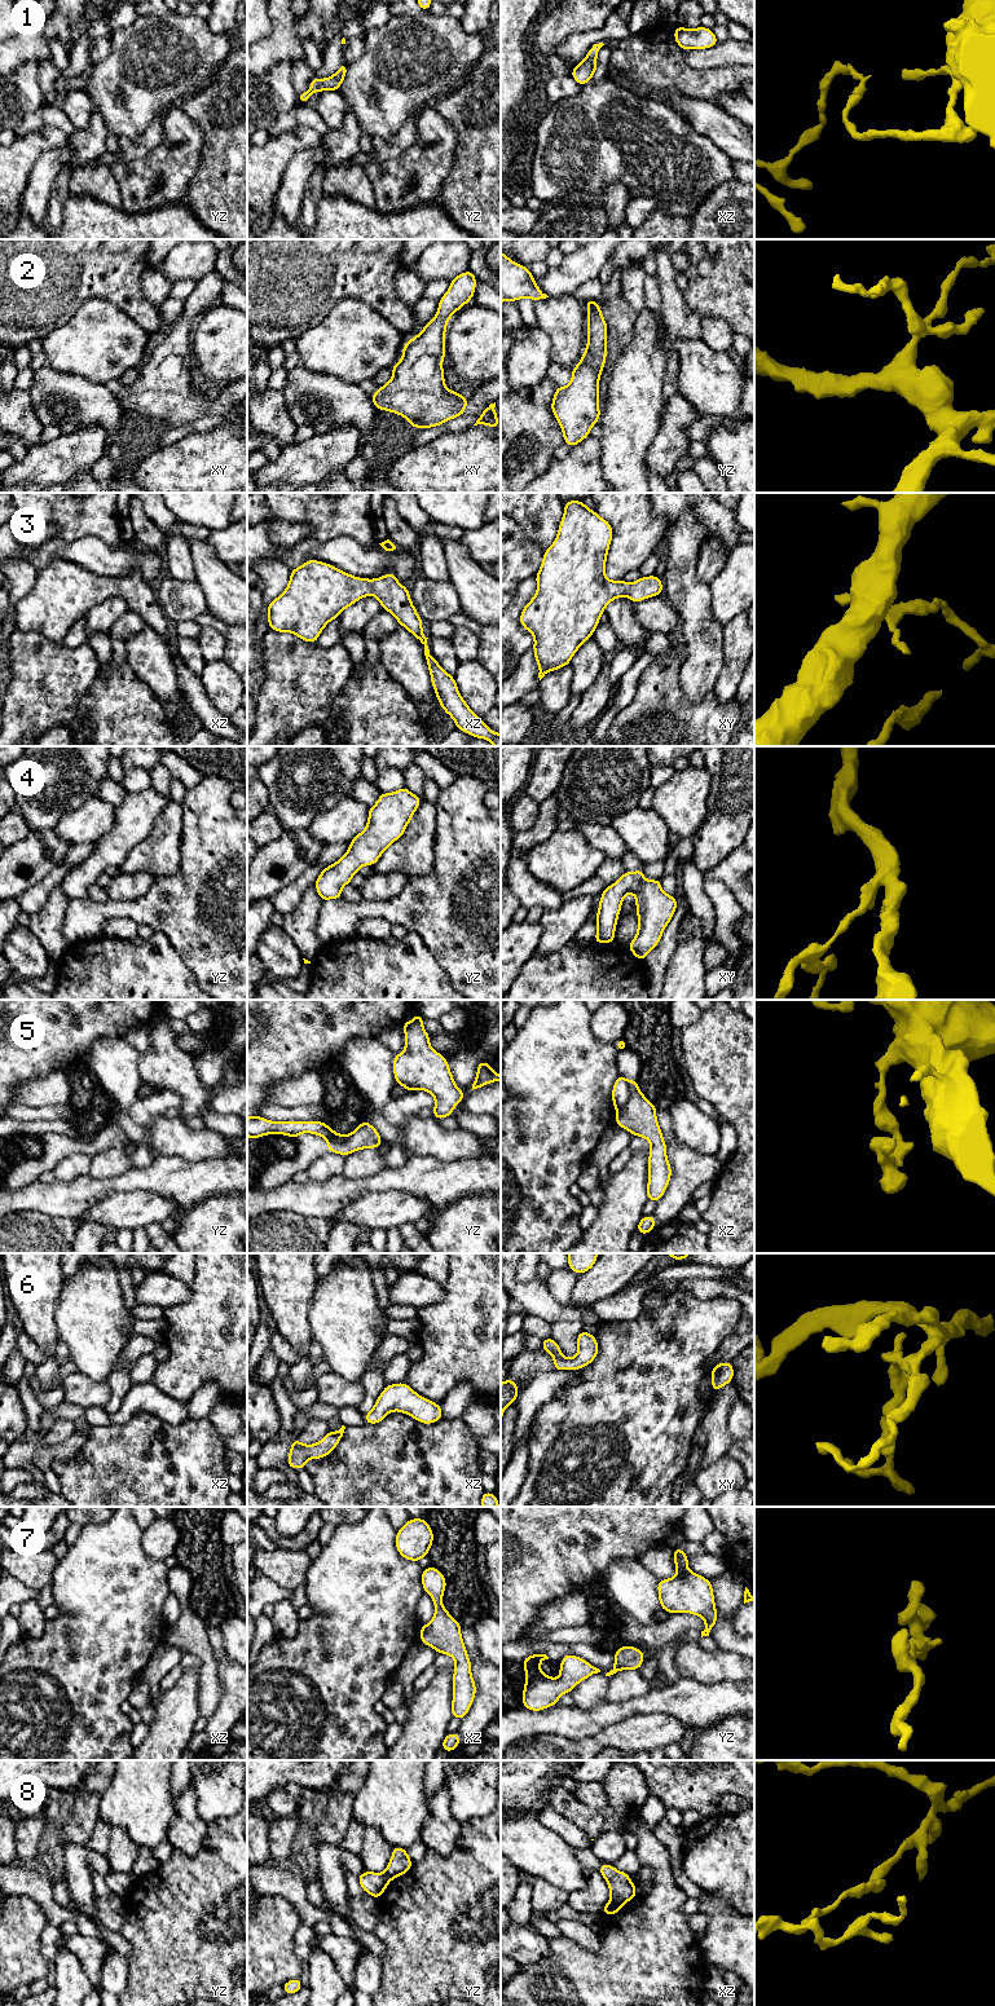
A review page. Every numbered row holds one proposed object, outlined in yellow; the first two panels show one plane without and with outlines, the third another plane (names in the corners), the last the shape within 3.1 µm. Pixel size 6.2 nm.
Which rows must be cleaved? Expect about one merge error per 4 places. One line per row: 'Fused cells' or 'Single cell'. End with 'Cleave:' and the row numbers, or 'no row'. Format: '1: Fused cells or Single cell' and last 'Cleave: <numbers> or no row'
1: Single cell
2: Single cell
3: Single cell
4: Single cell
5: Fused cells
6: Single cell
7: Single cell
8: Fused cells
Cleave: 5, 8

